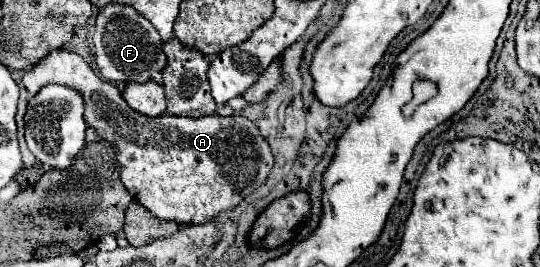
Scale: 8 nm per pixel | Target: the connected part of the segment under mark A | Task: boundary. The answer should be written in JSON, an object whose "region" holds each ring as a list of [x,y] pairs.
{"region":[[[56,50],[24,72],[24,88],[34,96],[46,84],[64,84],[84,96],[86,124],[110,142],[120,162],[126,190],[152,214],[178,224],[202,224],[222,210],[232,210],[268,178],[274,156],[258,128],[242,116],[170,116],[156,118],[134,112],[118,88],[100,80],[76,54]]]}

